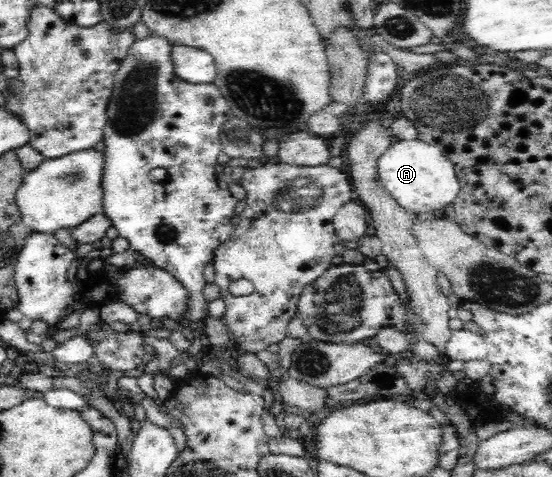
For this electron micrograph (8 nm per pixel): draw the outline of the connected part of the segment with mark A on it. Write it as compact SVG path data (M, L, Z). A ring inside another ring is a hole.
M399 140L378 158L378 173L390 196L410 214L436 212L440 214L445 206L453 204L460 191L459 179L453 161L444 155L443 149L421 140Z

